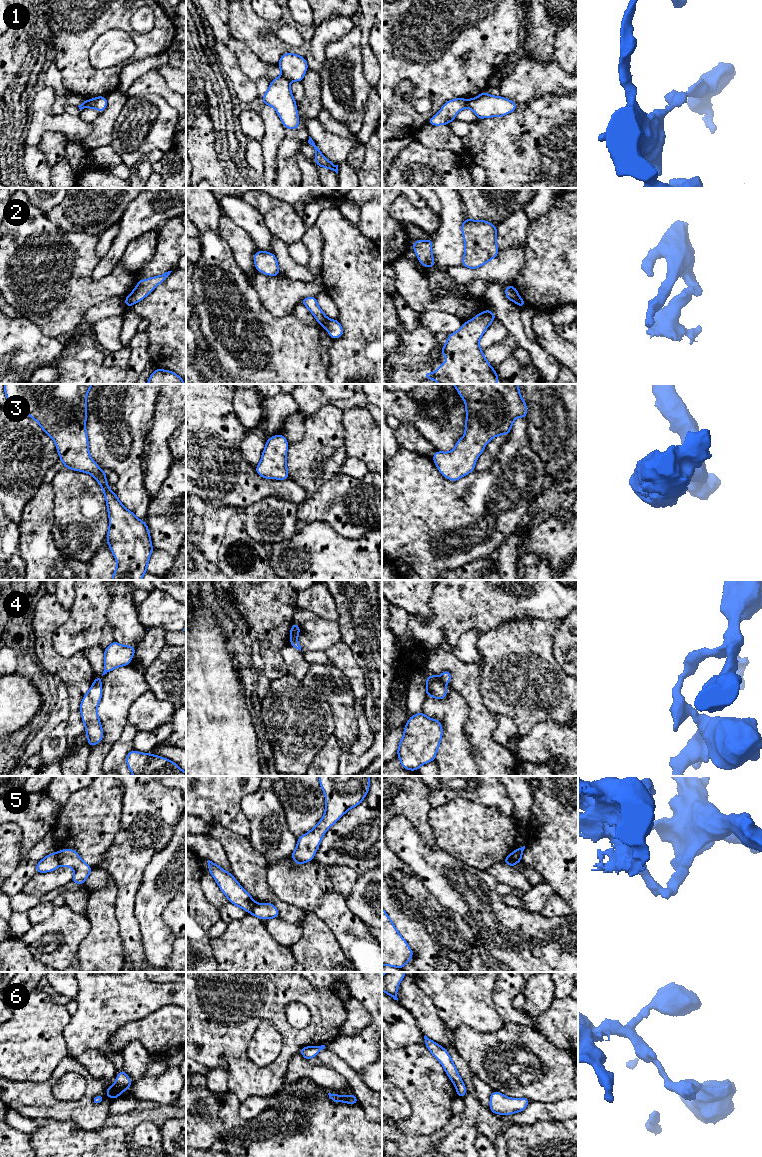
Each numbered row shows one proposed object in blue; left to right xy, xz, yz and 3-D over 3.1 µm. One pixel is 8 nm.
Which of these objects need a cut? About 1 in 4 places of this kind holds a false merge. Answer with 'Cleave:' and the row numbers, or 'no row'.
Cleave: 1, 2, 4, 5

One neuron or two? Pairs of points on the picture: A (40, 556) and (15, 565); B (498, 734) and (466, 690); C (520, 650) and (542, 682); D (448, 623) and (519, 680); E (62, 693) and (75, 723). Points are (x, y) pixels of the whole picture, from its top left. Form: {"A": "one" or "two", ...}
{"A": "two", "B": "two", "C": "one", "D": "two", "E": "two"}

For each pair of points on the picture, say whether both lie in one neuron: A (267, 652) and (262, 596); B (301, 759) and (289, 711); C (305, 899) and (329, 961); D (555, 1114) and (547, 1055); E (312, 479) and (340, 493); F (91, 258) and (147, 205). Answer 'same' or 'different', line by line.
A: same
B: same
C: different
D: different
E: different
F: different

